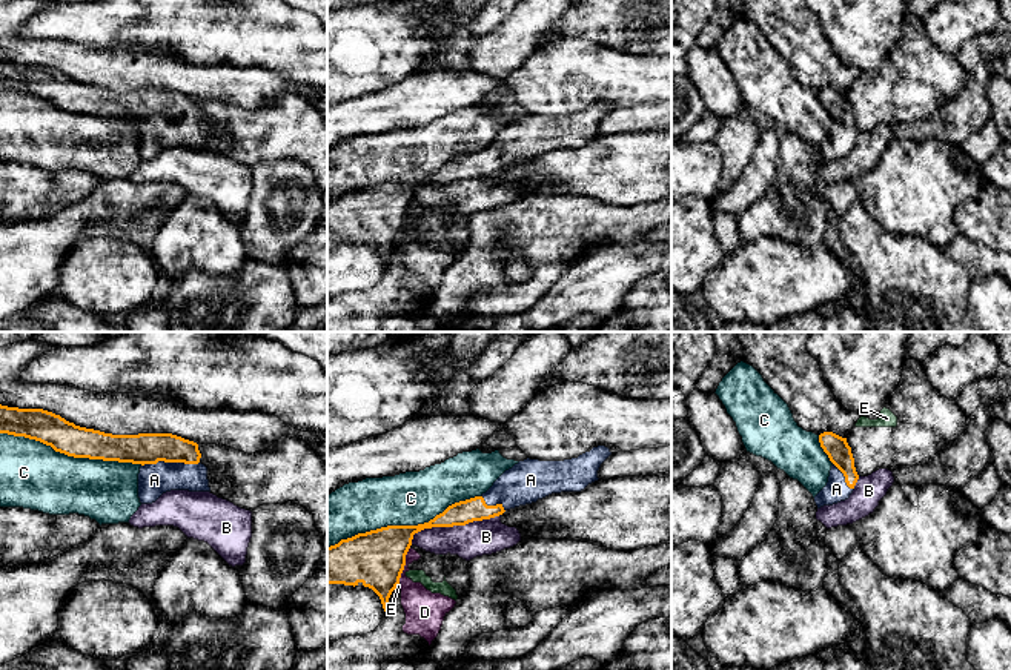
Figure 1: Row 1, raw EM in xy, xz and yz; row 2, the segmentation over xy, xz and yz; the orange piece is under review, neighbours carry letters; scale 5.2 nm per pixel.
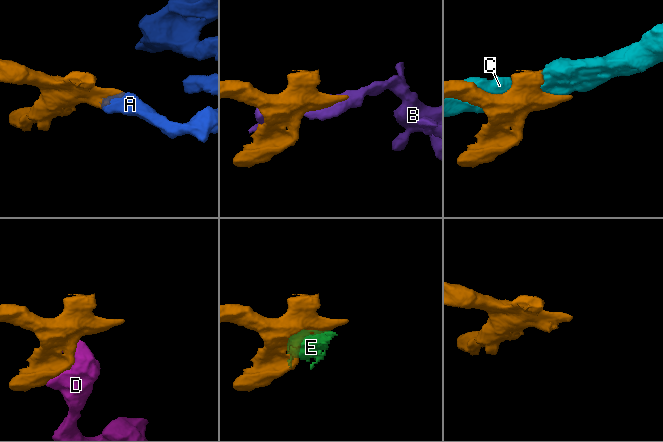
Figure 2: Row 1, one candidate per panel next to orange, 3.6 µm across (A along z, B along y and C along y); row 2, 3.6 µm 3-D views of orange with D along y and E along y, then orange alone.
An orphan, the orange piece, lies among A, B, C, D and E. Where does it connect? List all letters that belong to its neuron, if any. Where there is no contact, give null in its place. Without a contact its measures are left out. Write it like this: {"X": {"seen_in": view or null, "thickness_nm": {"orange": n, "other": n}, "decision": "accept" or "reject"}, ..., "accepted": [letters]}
{"A": {"seen_in": "xy", "thickness_nm": {"orange": 160, "other": 170}, "decision": "accept"}, "B": {"seen_in": "xz", "thickness_nm": {"orange": 130, "other": 180}, "decision": "reject"}, "C": {"seen_in": "xz", "thickness_nm": {"orange": 300, "other": 280}, "decision": "reject"}, "D": {"seen_in": "xz", "thickness_nm": {"orange": 300, "other": 190}, "decision": "reject"}, "E": {"seen_in": "xz", "thickness_nm": {"orange": 300, "other": 20}, "decision": "reject"}, "accepted": ["A"]}

